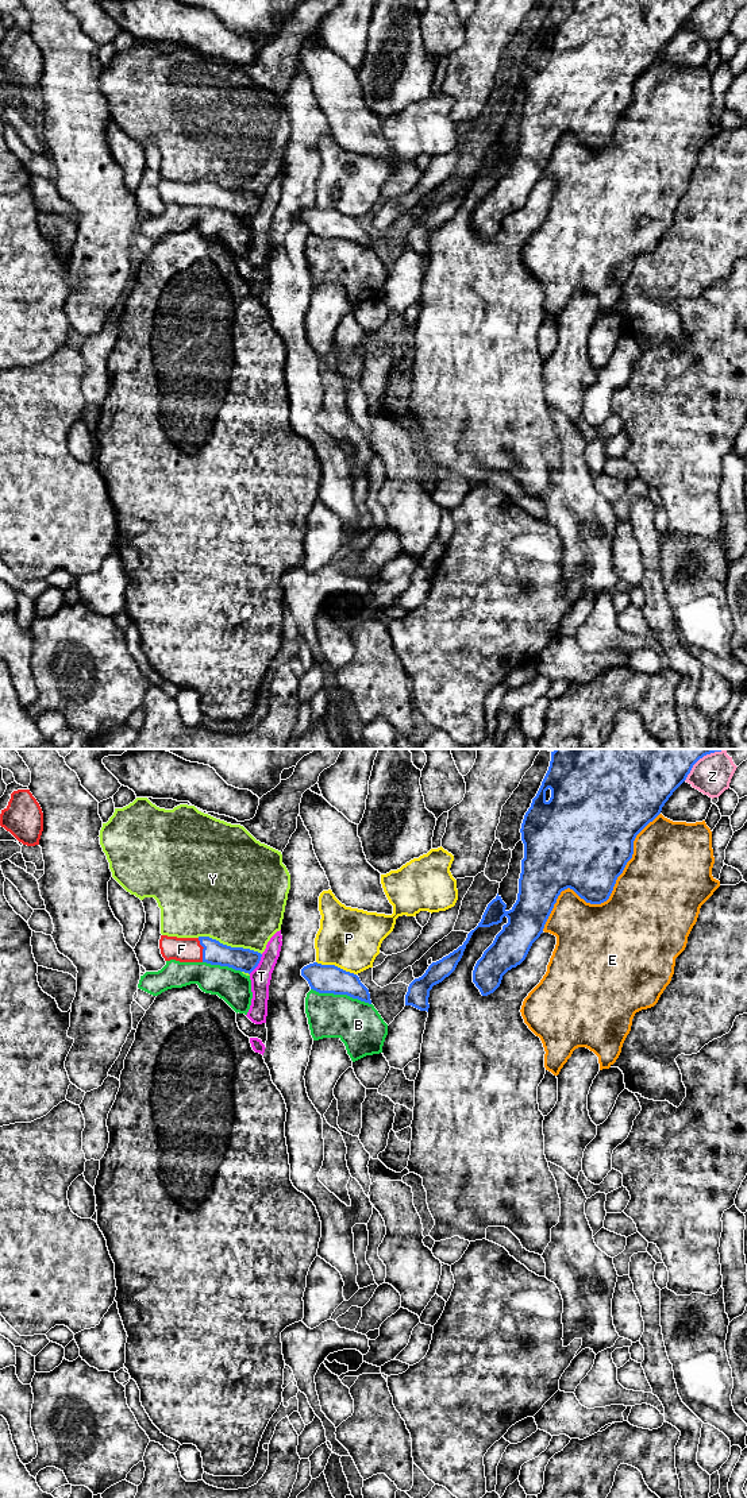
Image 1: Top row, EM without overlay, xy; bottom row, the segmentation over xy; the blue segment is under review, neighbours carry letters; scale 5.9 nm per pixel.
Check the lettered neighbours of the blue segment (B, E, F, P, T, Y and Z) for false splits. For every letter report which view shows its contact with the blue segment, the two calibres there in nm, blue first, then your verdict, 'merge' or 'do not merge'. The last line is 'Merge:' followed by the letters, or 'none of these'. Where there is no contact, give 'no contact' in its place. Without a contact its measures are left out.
B: contact in xy; calibres 180 and 280 nm; do not merge
E: contact in xy; calibres 380 and 500 nm; do not merge
F: contact in xy; calibres 140 and 140 nm; merge
P: contact in xy; calibres 180 and 360 nm; do not merge
T: contact in xy; calibres 140 and 120 nm; do not merge
Y: contact in xy; calibres 140 and 500 nm; do not merge
Z: contact in xy; calibres 280 and 240 nm; do not merge
Merge: F

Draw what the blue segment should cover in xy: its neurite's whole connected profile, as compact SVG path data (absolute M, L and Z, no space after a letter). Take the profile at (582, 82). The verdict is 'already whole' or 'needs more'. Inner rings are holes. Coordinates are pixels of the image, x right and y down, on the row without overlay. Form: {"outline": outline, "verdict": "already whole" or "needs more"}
{"outline": "M551 0L548 15L536 40L532 43L531 51L524 59L520 73L521 85L524 88L524 103L521 104L516 147L507 155L507 148L497 138L488 148L478 170L467 178L463 189L442 204L432 206L421 221L415 223L409 228L405 239L405 250L412 250L428 256L430 235L455 215L466 189L478 171L490 171L501 167L504 161L508 162L508 167L503 170L503 174L484 196L473 215L473 227L482 240L488 240L500 231L503 220L508 215L516 212L525 204L532 188L543 177L544 169L562 135L570 132L590 148L607 146L617 121L632 103L636 80L661 58L665 47L686 24L693 9L702 1L704 0Z", "verdict": "already whole"}

